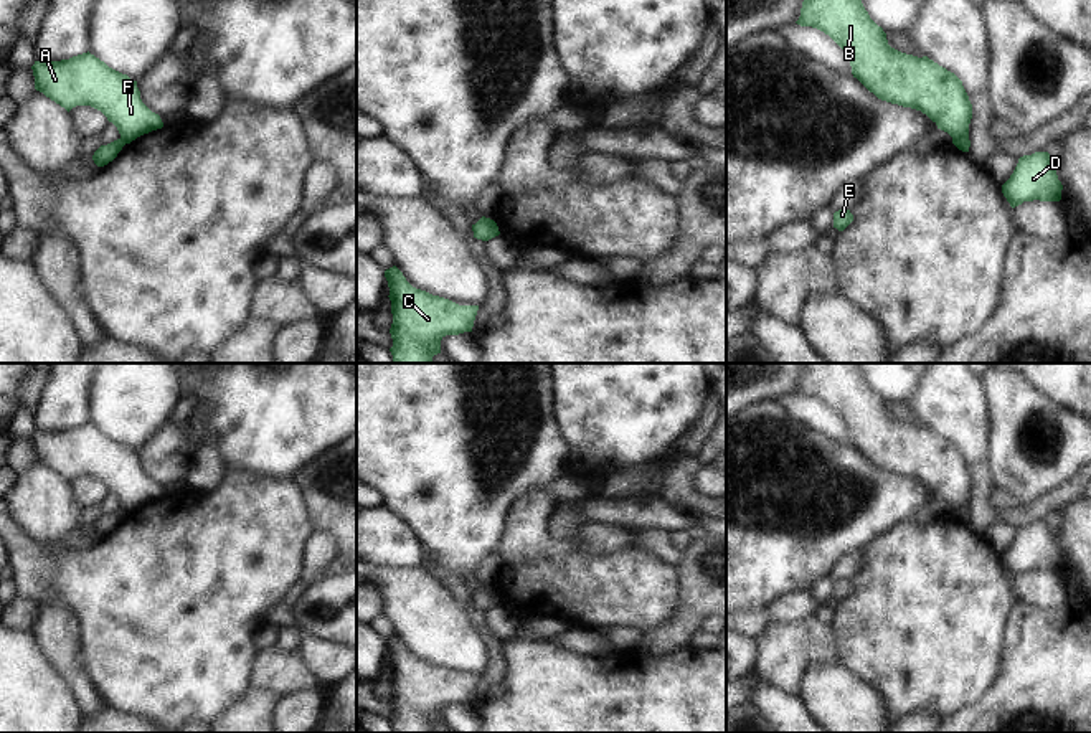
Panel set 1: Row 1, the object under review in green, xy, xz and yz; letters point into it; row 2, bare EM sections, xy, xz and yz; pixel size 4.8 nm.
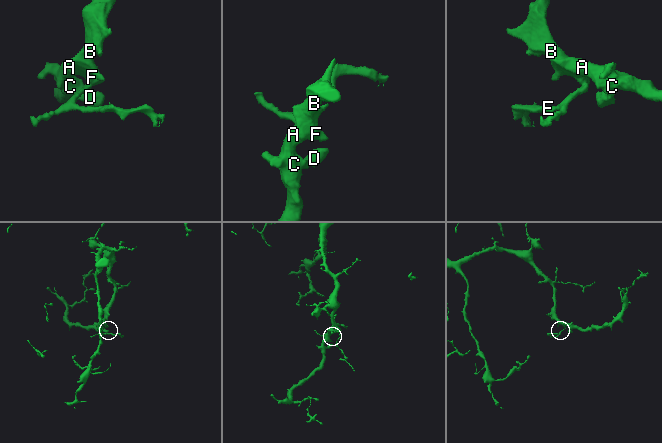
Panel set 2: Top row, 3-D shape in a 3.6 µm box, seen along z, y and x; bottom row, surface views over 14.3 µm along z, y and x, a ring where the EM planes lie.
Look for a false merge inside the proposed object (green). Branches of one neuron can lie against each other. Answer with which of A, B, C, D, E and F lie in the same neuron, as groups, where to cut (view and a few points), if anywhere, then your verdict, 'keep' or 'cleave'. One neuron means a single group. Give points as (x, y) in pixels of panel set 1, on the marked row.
A B C D F / E; cut in yz along (968, 134), (954, 144); cleave

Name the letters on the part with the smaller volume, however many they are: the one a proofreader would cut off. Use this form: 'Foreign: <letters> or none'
Foreign: E

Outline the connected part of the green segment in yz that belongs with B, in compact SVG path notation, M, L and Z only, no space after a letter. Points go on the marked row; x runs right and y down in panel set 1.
M804 0L796 23L829 35L845 51L853 78L878 99L921 111L952 137L952 144L969 135L972 104L962 81L928 56L918 58L891 48L862 0Z

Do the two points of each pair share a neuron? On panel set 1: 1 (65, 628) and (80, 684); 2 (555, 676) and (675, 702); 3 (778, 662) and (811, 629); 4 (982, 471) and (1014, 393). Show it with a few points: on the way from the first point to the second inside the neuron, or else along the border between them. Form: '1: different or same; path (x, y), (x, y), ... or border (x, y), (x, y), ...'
1: same; path (65, 641), (65, 659), (71, 671)
2: same; path (585, 702), (646, 702)
3: same; path (786, 654), (802, 638)
4: different; border (991, 416), (989, 463), (997, 486)

